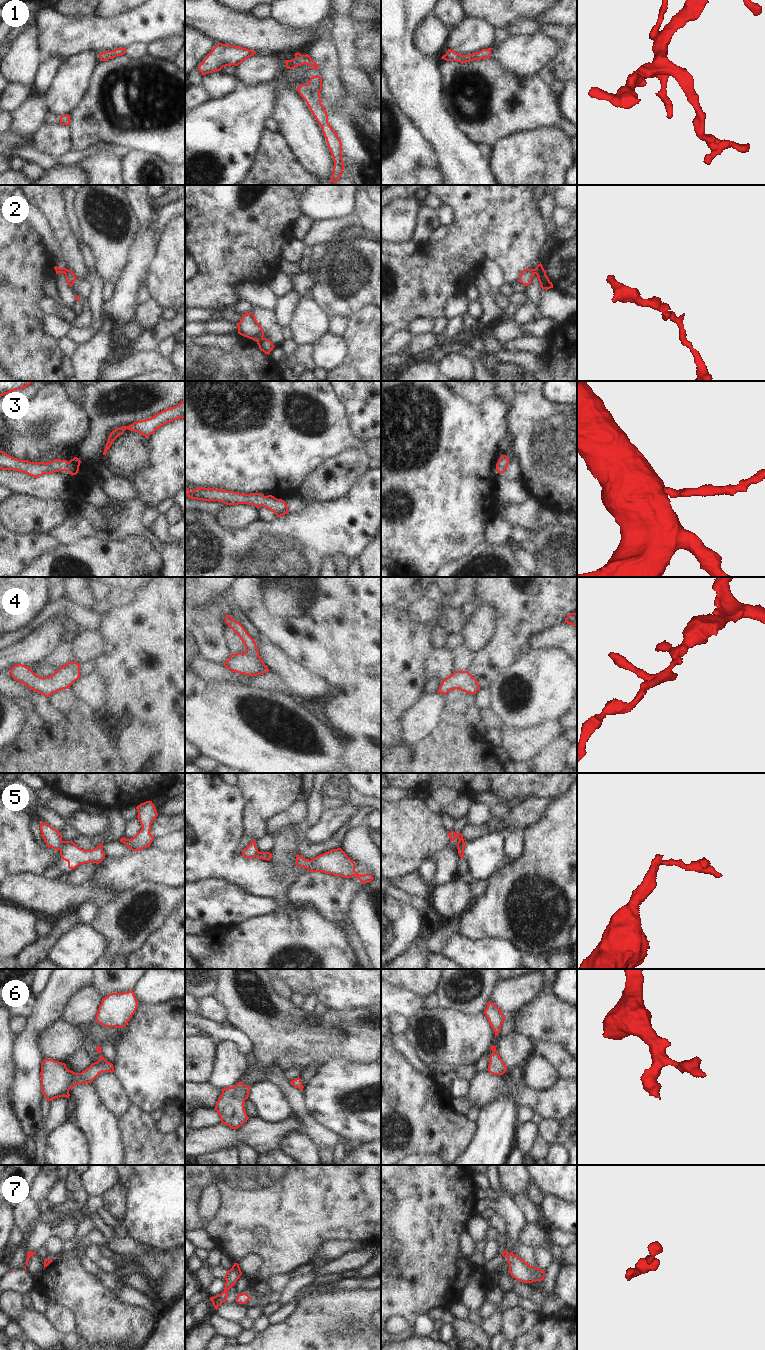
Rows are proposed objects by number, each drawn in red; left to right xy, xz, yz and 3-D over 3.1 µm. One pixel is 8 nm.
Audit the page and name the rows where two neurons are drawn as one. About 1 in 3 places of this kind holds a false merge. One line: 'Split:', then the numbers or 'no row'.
Split: 2, 5.

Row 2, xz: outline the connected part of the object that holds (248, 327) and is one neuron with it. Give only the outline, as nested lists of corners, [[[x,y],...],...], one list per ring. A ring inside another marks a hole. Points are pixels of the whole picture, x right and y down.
[[[252,312],[243,314],[243,317],[239,323],[236,323],[238,327],[238,334],[258,341],[264,337],[264,331],[257,322]]]

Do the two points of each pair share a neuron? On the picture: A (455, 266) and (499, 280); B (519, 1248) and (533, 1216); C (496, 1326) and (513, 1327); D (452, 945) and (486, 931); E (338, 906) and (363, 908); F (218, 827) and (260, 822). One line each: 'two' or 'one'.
A: two
B: two
C: two
D: two
E: two
F: two

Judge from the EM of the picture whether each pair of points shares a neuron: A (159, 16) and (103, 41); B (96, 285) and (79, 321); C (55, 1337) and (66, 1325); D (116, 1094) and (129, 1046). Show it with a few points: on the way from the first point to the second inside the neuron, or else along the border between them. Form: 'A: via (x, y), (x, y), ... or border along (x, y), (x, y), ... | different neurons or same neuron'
A: via (145, 24), (117, 32) | same neuron
B: border along (87, 280), (90, 285), (88, 308), (91, 325) | different neurons
C: border along (44, 1314), (63, 1335) | different neurons
D: border along (113, 1072), (130, 1104) | different neurons

